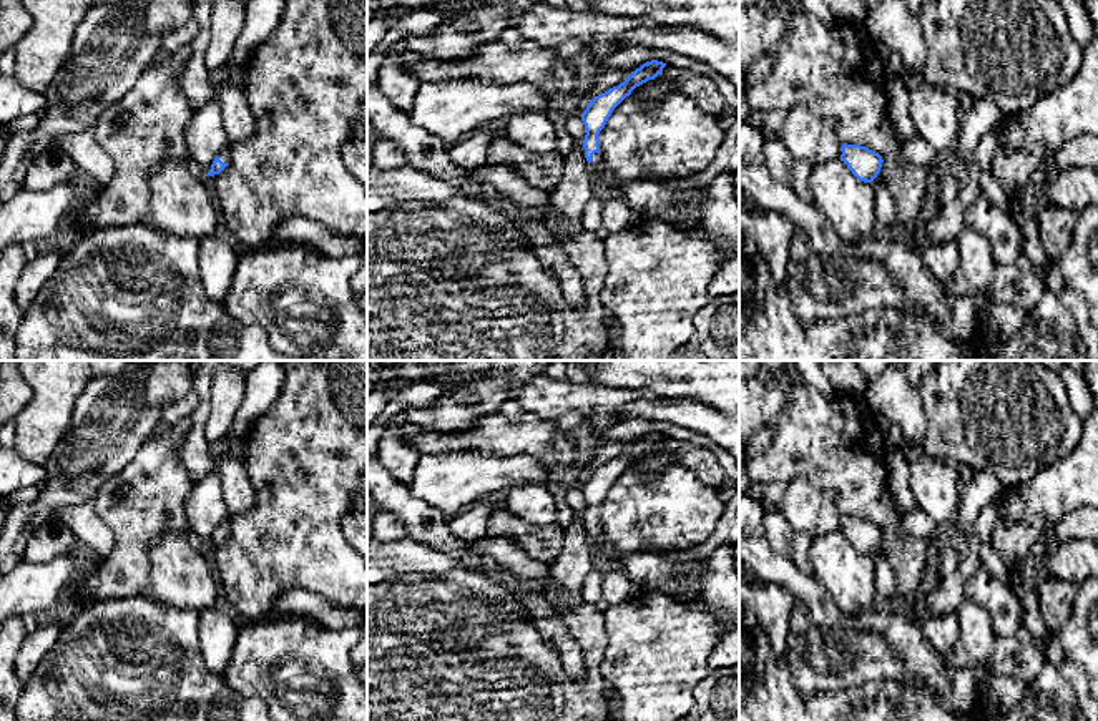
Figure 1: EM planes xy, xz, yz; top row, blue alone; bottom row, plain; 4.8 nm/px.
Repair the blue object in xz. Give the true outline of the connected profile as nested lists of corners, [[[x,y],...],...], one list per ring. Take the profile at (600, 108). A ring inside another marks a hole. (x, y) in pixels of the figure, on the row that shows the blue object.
[[[658,60],[646,61],[640,68],[631,71],[631,75],[623,83],[595,96],[586,110],[581,113],[581,121],[586,133],[581,143],[585,150],[585,158],[593,174],[593,181],[616,188],[621,193],[621,198],[636,213],[638,219],[659,219],[663,223],[681,226],[678,206],[696,189],[673,189],[656,179],[621,183],[605,166],[600,156],[598,135],[605,128],[613,110],[626,96],[630,96],[636,86],[646,83],[648,80],[654,80],[664,66],[666,63]]]

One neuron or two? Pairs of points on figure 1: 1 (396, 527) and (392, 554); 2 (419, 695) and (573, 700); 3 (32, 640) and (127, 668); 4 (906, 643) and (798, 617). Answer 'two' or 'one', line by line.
1: two
2: one
3: two
4: two

